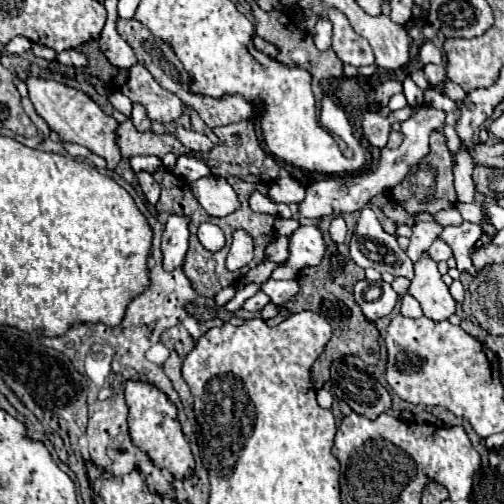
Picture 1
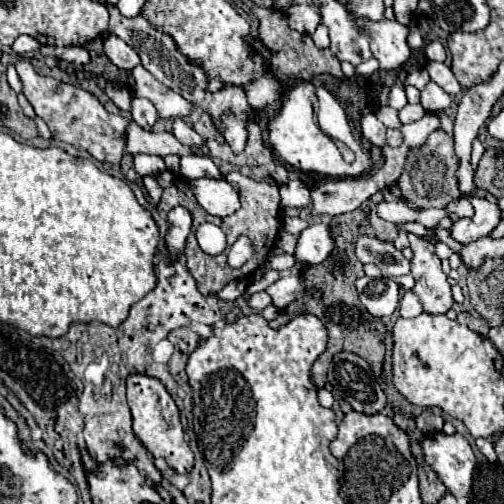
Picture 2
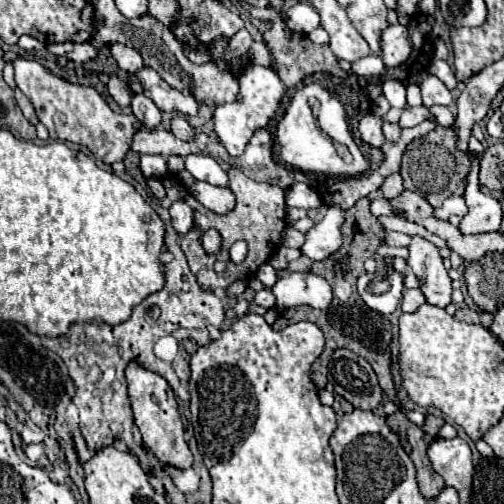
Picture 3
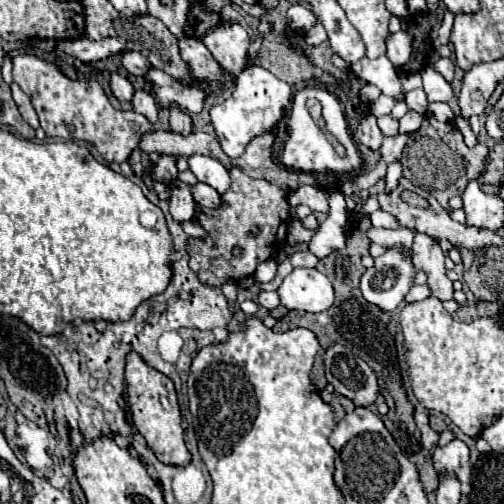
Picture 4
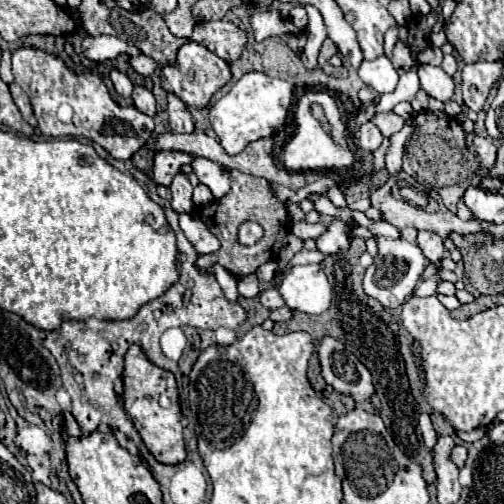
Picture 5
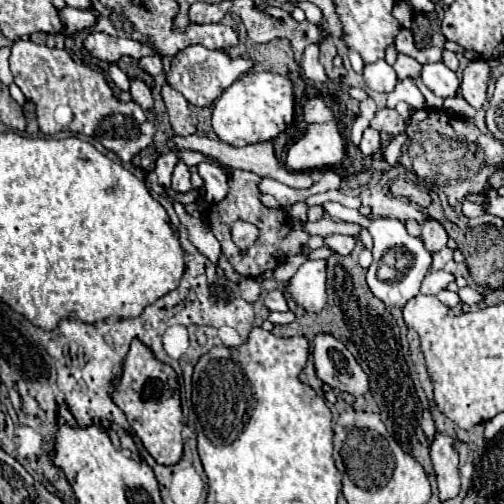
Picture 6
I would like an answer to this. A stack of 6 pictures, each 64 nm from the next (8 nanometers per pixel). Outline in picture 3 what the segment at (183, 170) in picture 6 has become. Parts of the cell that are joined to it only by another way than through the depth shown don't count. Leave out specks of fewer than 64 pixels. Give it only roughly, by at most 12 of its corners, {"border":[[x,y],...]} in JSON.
{"border":[[178,200],[170,206],[174,230],[184,236],[192,228],[192,208]]}

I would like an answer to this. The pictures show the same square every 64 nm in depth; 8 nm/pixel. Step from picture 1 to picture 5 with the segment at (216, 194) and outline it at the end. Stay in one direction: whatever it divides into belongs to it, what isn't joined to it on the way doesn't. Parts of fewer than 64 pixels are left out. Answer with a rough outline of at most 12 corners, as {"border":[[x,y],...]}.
{"border":[[208,186],[194,188],[194,204],[208,206],[214,196]]}

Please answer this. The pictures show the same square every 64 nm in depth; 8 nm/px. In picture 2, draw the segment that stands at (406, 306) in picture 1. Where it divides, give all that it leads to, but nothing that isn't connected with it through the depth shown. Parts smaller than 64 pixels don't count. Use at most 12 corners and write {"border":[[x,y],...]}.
{"border":[[412,292],[402,296],[398,312],[404,318],[422,314],[422,304]]}

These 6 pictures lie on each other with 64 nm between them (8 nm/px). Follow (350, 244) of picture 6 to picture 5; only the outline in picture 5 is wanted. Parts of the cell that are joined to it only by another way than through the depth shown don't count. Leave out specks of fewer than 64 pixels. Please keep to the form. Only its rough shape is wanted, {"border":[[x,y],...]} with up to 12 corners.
{"border":[[334,218],[326,232],[316,238],[322,254],[346,252],[350,238],[344,222]]}

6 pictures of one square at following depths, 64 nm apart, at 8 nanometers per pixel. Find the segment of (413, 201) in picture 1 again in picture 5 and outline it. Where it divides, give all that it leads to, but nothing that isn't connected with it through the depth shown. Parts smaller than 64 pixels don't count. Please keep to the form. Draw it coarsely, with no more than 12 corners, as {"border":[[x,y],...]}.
{"border":[[414,116],[404,172],[456,212],[494,166],[496,144],[464,142],[454,118]]}

